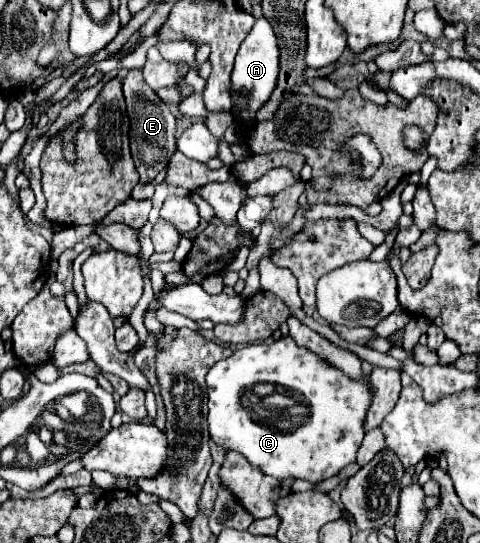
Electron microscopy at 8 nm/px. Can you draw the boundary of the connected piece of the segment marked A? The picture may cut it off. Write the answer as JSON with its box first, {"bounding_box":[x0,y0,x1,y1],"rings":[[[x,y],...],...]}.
{"bounding_box":[231,18,279,120],"rings":[[[259,18],[255,22],[255,26],[251,28],[249,36],[243,40],[239,54],[235,58],[235,68],[231,74],[231,92],[243,92],[251,98],[249,104],[243,108],[241,118],[243,120],[253,120],[255,116],[255,108],[259,108],[259,104],[265,104],[267,98],[271,96],[275,84],[277,84],[277,74],[279,74],[279,48],[277,48],[277,38],[275,32],[269,24],[267,18]]]}

